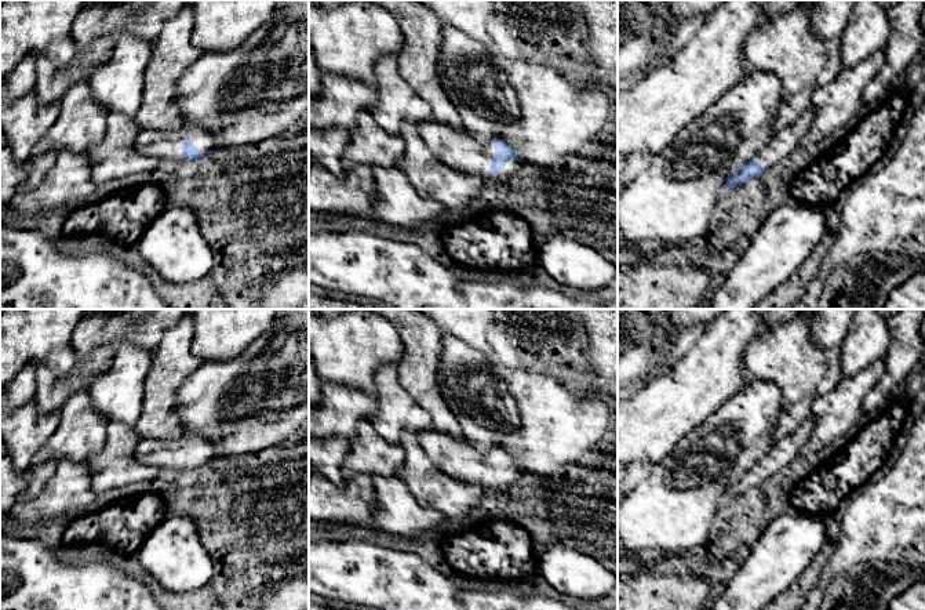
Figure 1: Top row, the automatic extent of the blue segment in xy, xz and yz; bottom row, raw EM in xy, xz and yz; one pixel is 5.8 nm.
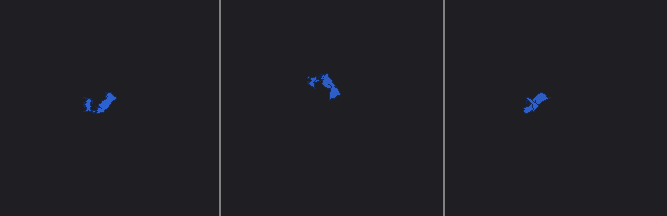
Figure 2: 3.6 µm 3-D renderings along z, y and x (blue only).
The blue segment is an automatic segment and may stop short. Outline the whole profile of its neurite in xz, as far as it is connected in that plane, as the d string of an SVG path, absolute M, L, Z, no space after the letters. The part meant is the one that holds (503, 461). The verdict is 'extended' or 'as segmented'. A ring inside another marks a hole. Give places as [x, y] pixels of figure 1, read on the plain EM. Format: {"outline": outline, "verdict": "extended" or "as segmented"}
{"outline": "M430 429L418 440L431 462L449 476L480 484L495 494L500 487L520 484L527 476L517 462L500 447L480 453L467 442L458 442L445 433Z", "verdict": "extended"}

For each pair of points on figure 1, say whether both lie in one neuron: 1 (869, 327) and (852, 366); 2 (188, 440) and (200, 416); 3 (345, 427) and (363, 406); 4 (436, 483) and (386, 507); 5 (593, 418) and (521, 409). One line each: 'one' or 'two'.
1: one
2: two
3: one
4: two
5: one

